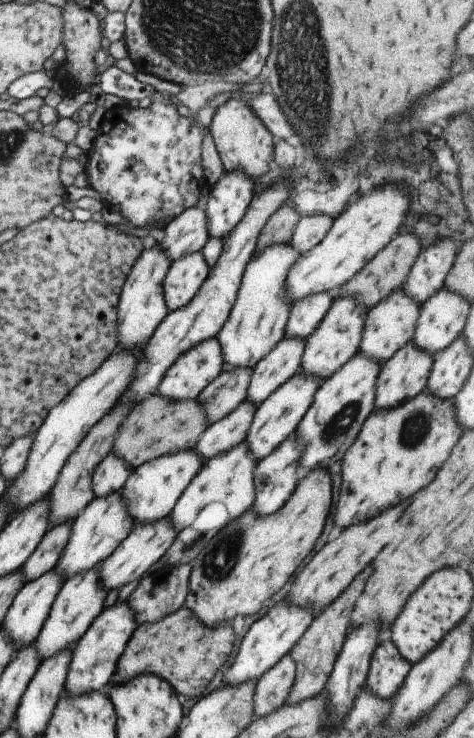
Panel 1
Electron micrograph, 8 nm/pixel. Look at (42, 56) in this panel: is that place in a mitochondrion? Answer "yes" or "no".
no

